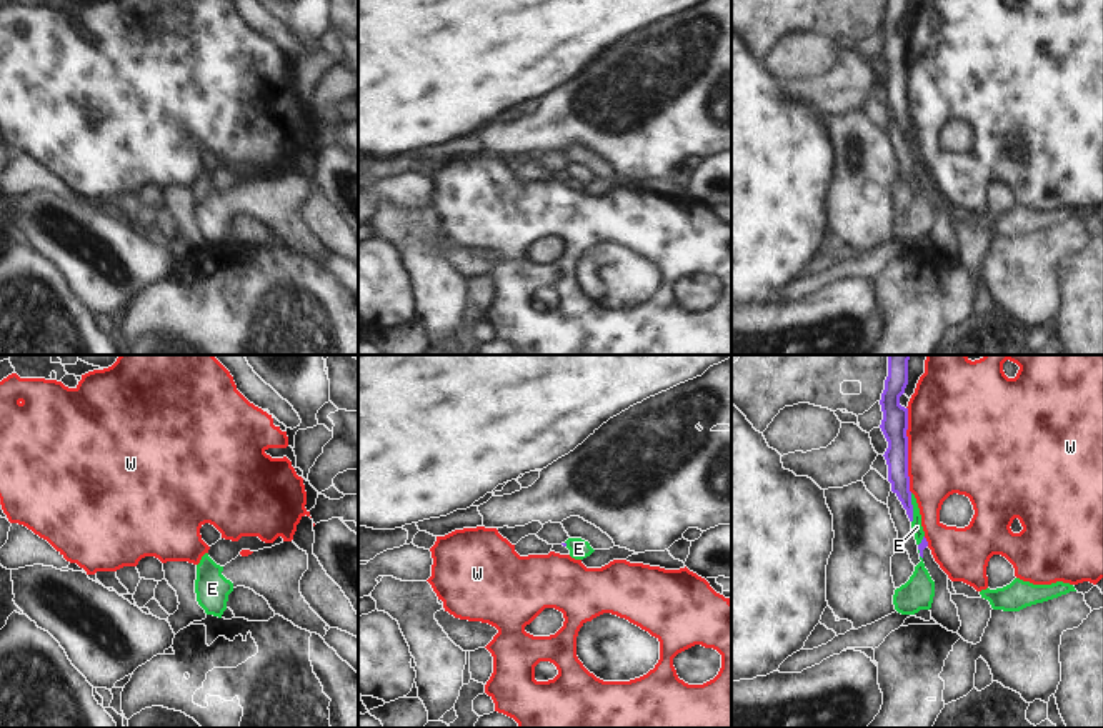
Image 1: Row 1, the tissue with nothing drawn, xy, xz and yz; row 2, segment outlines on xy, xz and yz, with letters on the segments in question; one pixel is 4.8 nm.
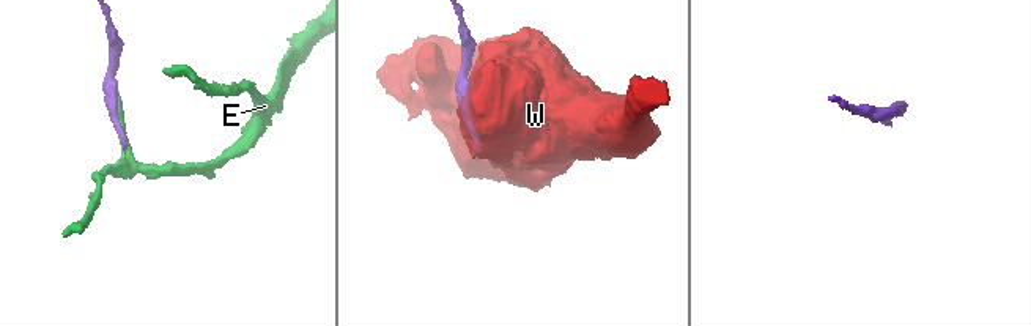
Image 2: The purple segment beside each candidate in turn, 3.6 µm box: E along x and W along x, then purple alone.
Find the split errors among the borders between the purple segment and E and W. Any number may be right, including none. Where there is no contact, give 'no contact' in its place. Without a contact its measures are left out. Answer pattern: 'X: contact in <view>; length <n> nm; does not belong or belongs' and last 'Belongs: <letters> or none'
E: contact in yz; length 140 nm; does not belong
W: contact in yz; length 420 nm; does not belong
Belongs: none

